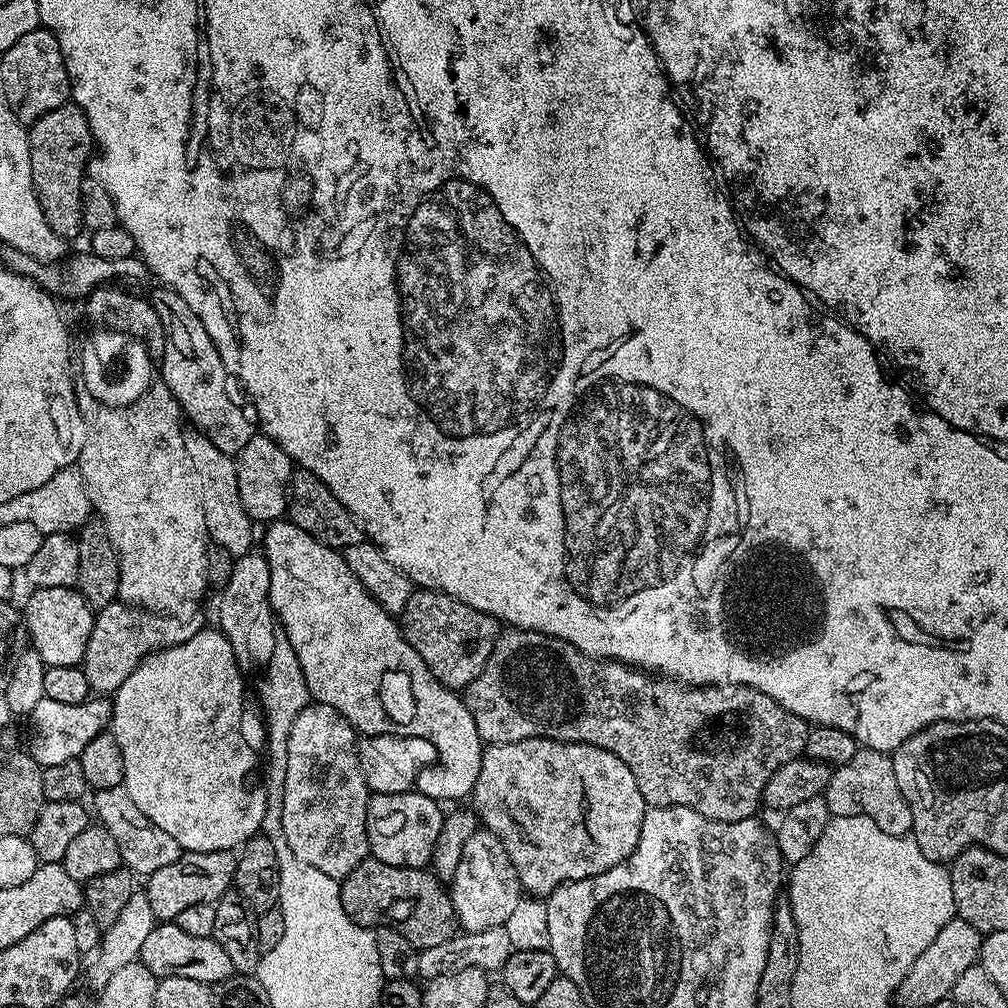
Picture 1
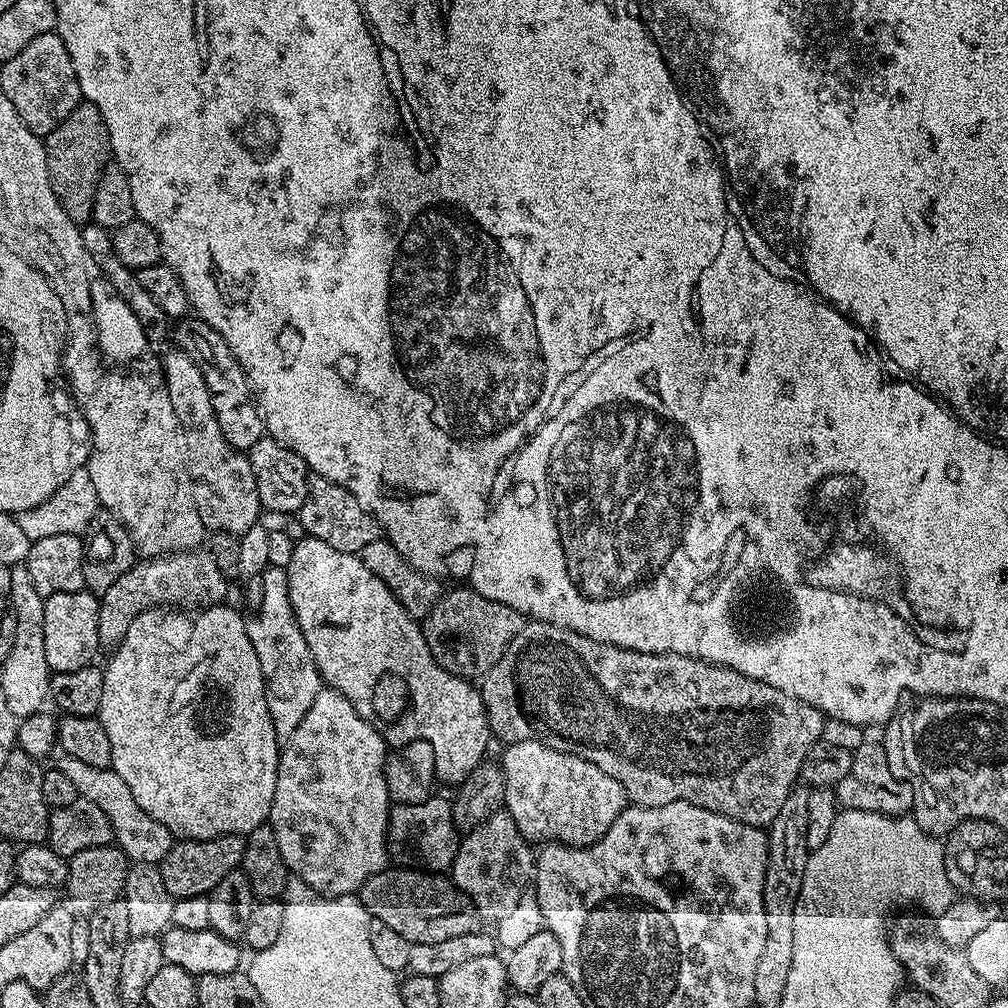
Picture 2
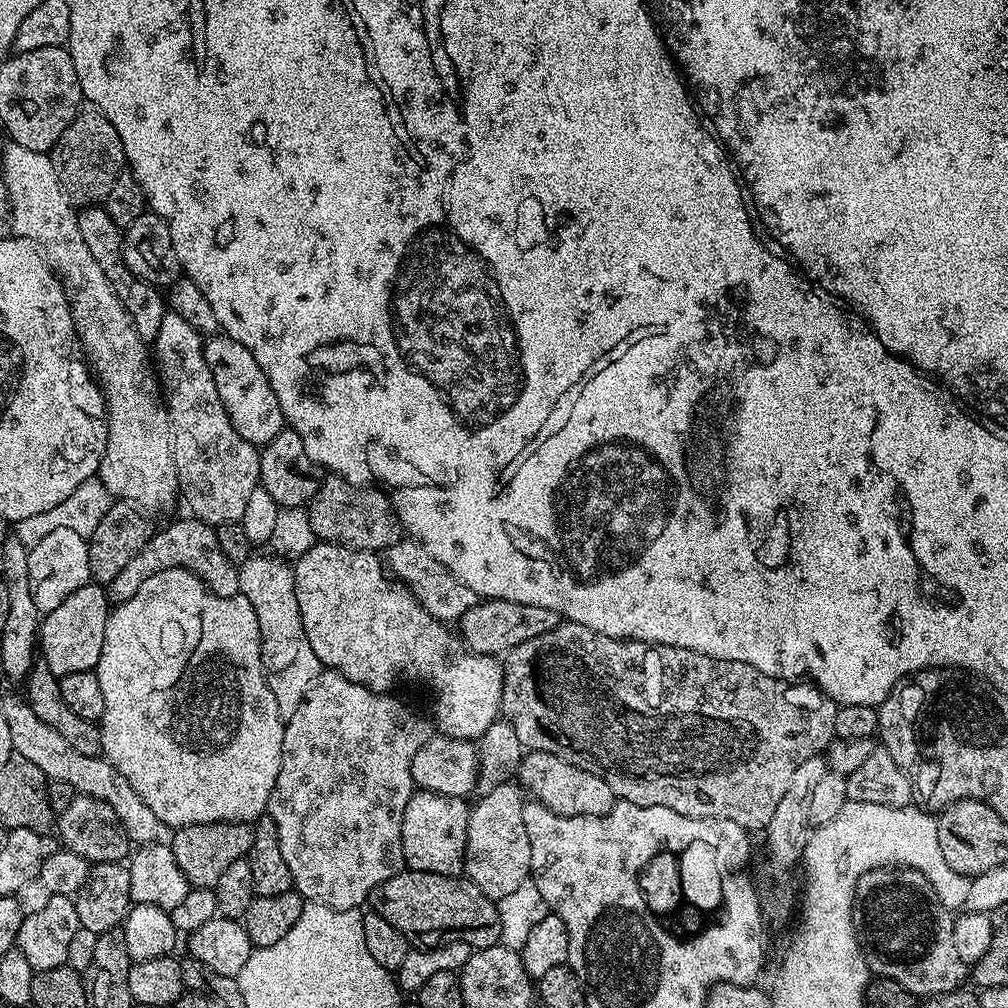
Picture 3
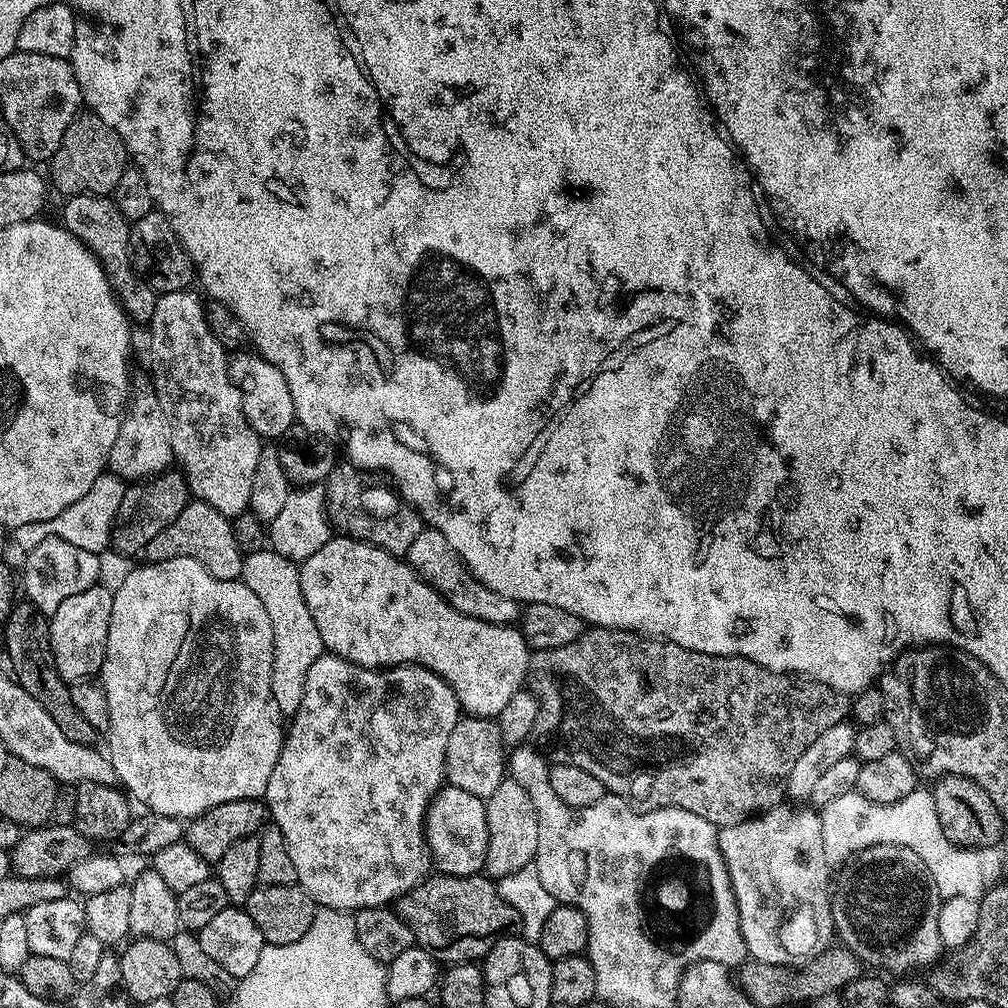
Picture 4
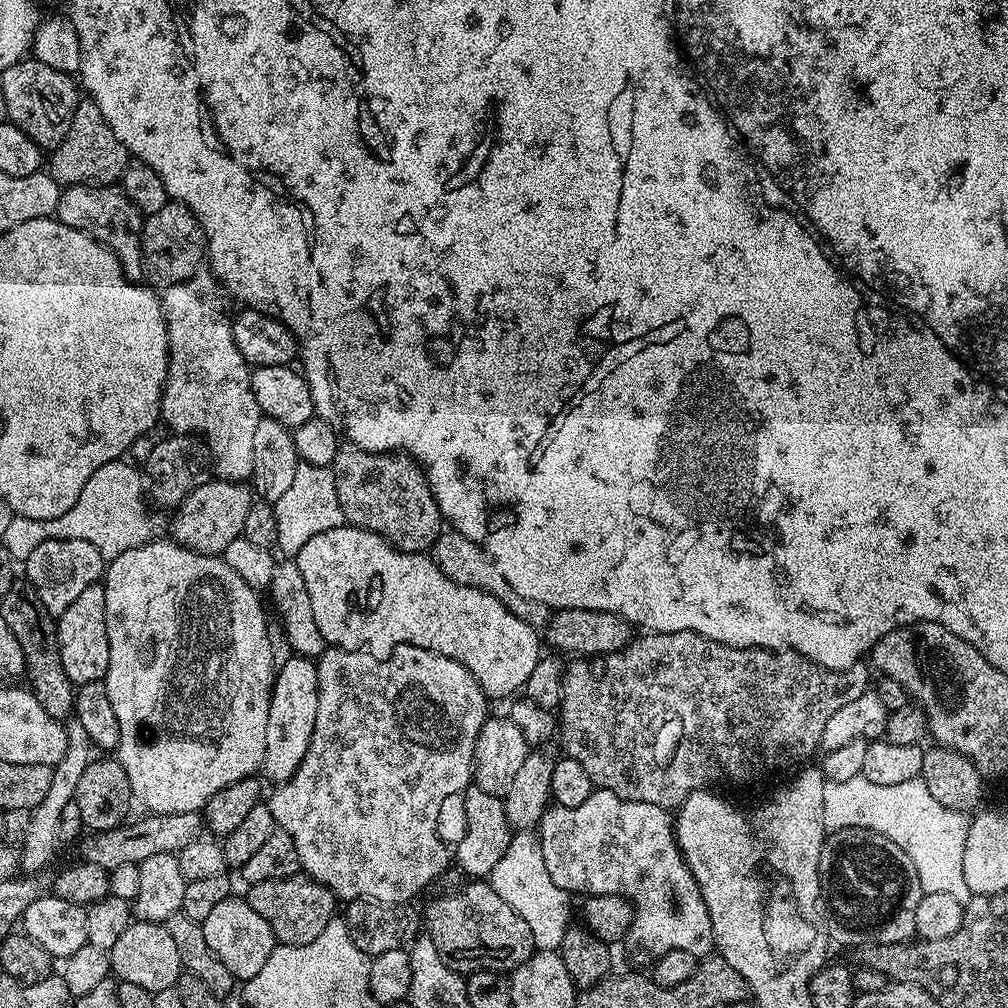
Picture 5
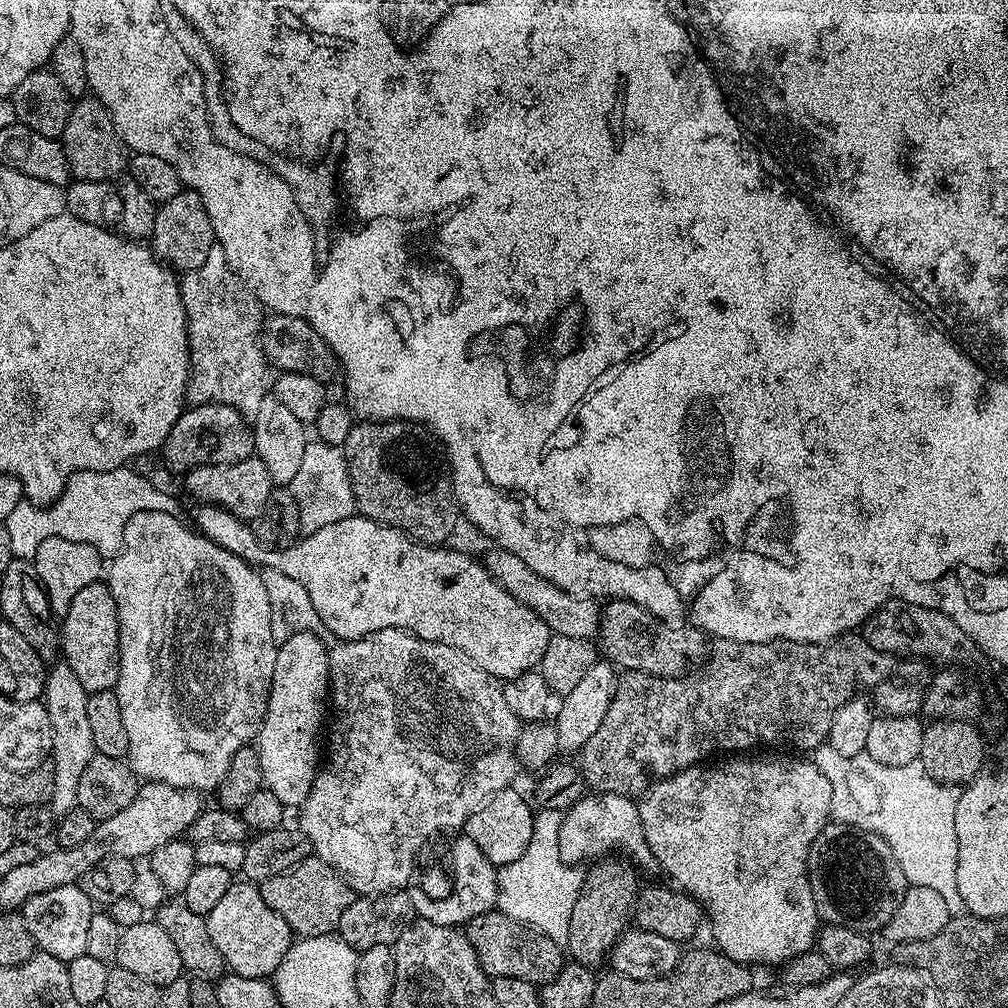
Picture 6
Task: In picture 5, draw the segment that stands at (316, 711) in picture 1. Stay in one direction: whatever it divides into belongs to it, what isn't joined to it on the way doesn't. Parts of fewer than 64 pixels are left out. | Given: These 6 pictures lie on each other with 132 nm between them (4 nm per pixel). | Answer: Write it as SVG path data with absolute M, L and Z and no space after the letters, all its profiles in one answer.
M399 644L389 656L383 658L373 656L371 651L368 650L351 652L345 648L333 648L328 646L316 660L316 669L318 670L318 718L312 720L314 722L314 734L310 734L310 746L306 750L306 758L302 758L302 766L298 766L296 773L293 774L286 783L275 785L275 787L271 789L273 791L272 797L267 797L266 800L268 809L274 814L276 827L286 830L286 834L290 834L290 838L294 838L294 847L298 850L301 869L318 882L322 882L322 886L326 886L330 889L341 901L377 900L378 902L386 902L387 904L406 904L415 901L415 896L418 895L431 880L436 880L443 874L444 867L447 866L448 860L450 864L449 849L448 852L444 849L444 844L440 841L439 834L436 833L436 827L440 824L440 811L443 810L444 803L446 803L451 796L458 795L457 797L459 797L461 793L473 783L474 765L476 762L476 743L478 742L478 734L490 715L490 709L488 709L488 704L490 704L489 697L485 696L482 689L480 689L480 684L474 678L474 674L470 674L470 670L466 670L466 666L454 662L454 658L446 658L437 652L422 650L418 646L410 646L409 644Z

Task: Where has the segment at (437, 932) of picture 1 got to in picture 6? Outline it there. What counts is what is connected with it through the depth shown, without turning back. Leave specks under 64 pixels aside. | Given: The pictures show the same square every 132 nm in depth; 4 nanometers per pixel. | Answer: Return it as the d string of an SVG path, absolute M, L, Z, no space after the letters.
M499 910L487 912L471 920L466 926L466 935L470 946L474 948L480 969L489 978L522 978L522 982L543 986L549 984L566 964L561 945L522 922L514 922L514 918L502 914Z

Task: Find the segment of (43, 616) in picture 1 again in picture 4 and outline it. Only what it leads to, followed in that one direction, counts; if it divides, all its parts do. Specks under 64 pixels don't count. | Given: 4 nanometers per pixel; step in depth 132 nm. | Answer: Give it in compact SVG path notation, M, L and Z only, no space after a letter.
M97 582L90 590L74 594L54 610L49 619L50 651L54 666L64 680L75 682L99 677L100 667L106 658L106 638L110 634L110 610L112 609L113 589L103 588Z

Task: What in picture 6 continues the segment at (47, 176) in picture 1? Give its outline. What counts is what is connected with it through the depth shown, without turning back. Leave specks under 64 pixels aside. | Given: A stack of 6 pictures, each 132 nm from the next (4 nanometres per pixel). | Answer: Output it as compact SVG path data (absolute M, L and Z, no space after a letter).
M80 98L72 105L72 113L66 122L62 137L68 171L78 180L114 180L127 169L129 149L118 134L106 106L95 98Z

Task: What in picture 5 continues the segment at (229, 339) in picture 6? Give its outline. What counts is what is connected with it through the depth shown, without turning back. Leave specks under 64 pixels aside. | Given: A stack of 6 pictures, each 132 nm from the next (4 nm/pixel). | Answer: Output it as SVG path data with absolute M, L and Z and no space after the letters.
M201 270L186 282L178 282L174 286L163 289L162 303L164 305L164 317L166 318L166 330L168 331L168 373L164 389L160 395L160 419L166 425L169 424L171 431L176 434L195 434L202 438L206 445L207 455L210 457L210 468L221 480L234 480L244 482L249 479L254 470L254 430L258 430L258 422L261 418L261 410L258 406L258 398L254 398L252 389L252 374L249 364L239 353L235 346L234 334L232 333L233 313L228 313L229 293L223 284L212 275L211 271Z

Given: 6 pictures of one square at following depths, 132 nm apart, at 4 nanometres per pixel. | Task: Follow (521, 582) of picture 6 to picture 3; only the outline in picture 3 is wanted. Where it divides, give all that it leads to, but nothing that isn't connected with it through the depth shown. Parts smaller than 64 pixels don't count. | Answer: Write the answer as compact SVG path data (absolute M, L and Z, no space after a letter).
M401 538L386 550L386 568L389 573L400 583L407 586L414 594L414 598L436 620L445 622L459 622L466 610L473 608L478 603L478 597L470 586L466 586L438 558L434 558L423 548L417 540Z

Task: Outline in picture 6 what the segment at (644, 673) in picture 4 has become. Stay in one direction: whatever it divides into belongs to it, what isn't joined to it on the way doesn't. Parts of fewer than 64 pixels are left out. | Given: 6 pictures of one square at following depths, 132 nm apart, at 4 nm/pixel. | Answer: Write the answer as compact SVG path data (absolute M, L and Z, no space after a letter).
M845 634L837 639L828 641L827 644L807 644L806 642L794 642L793 640L771 640L770 642L734 642L733 640L716 640L713 643L713 648L711 645L710 655L707 657L706 665L708 664L708 669L705 672L700 672L697 676L692 676L693 674L685 674L679 678L669 678L666 676L651 676L650 674L642 674L641 672L630 672L625 671L623 675L619 677L618 683L616 685L616 693L612 696L612 701L610 702L610 710L606 710L606 718L602 718L602 726L598 726L598 730L594 730L594 734L586 743L584 743L583 748L580 749L578 753L578 767L583 775L585 785L593 793L597 792L609 792L610 794L618 794L619 796L631 796L633 798L639 797L641 794L648 791L650 785L657 781L663 780L666 776L672 776L676 772L681 772L684 768L691 768L693 766L699 765L701 762L707 761L709 758L715 757L712 756L716 751L721 748L724 751L724 754L728 754L731 748L756 748L759 744L769 744L772 748L797 748L797 753L800 754L808 754L813 750L820 747L821 744L827 741L828 735L830 734L830 726L834 722L834 714L845 704L847 700L851 700L854 693L857 691L856 683L859 680L868 680L872 676L871 683L873 685L881 684L883 680L889 679L895 673L897 661L894 657L891 656L888 652L879 652L878 650L874 650L874 646L870 646L870 642L866 642L864 640L863 635L860 634Z

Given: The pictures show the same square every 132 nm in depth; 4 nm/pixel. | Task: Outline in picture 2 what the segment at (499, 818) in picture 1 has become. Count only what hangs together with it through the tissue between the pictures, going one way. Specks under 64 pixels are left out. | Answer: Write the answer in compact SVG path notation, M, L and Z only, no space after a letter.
M523 740L507 745L503 749L504 757L498 760L504 775L503 807L508 817L518 826L524 839L529 842L555 842L571 844L574 848L587 848L589 844L598 842L610 830L610 826L618 819L626 807L624 787L610 774L598 770L594 762L586 758L578 758L569 752L554 750L543 744L541 740Z

